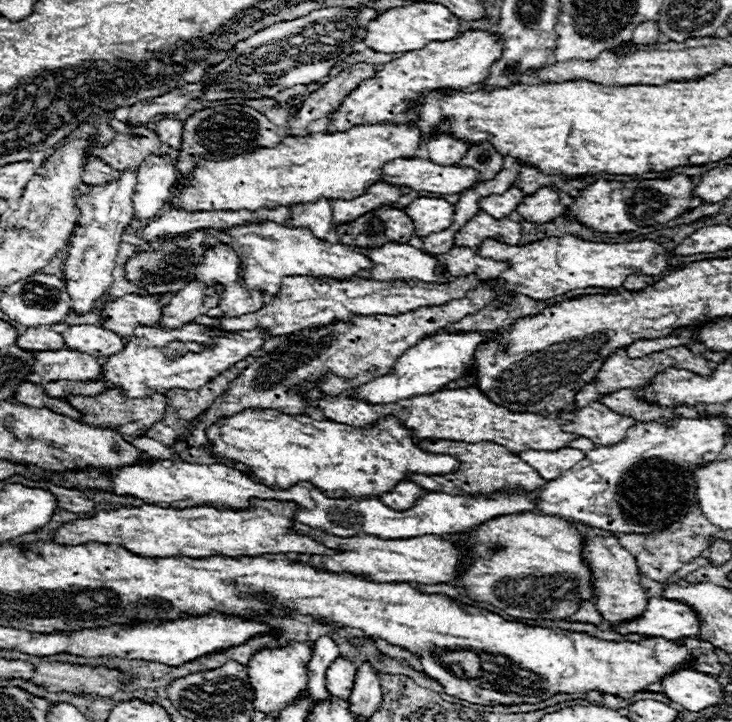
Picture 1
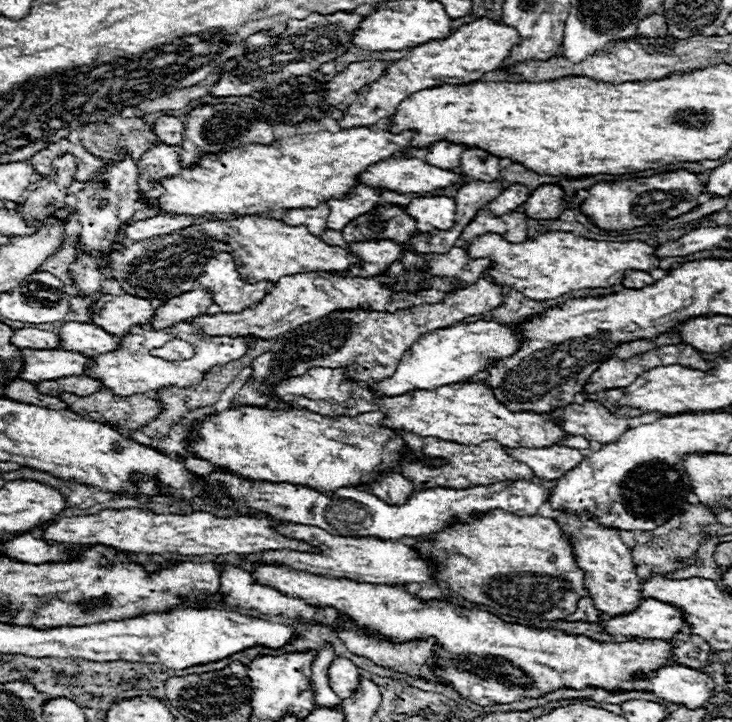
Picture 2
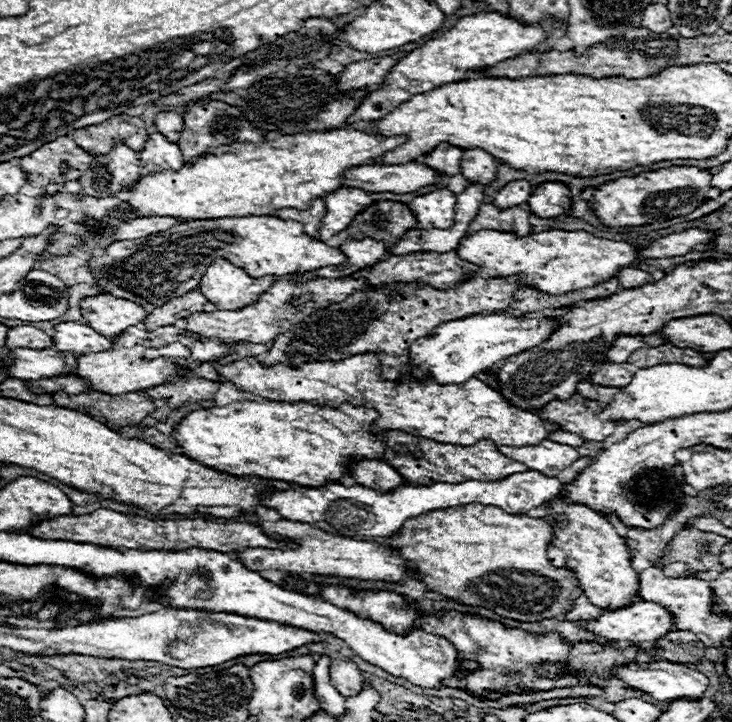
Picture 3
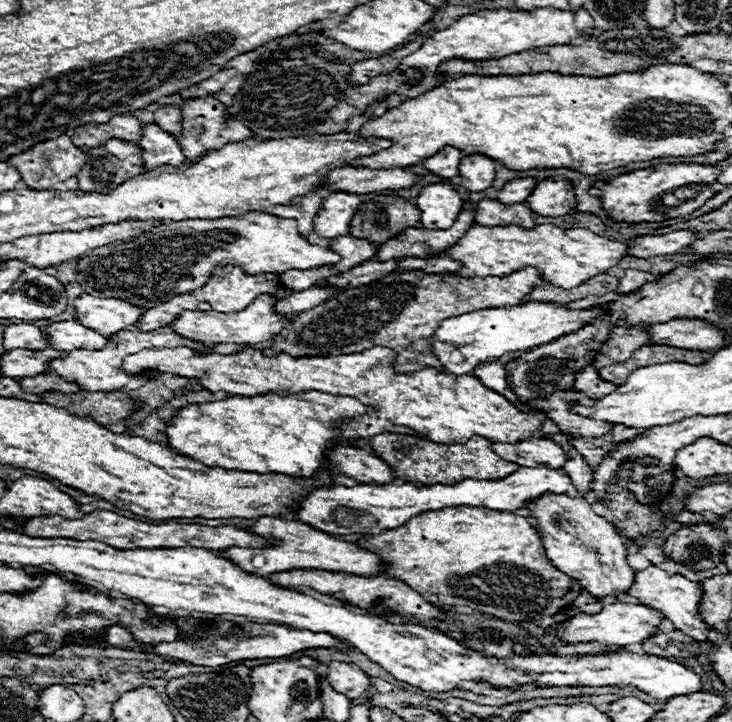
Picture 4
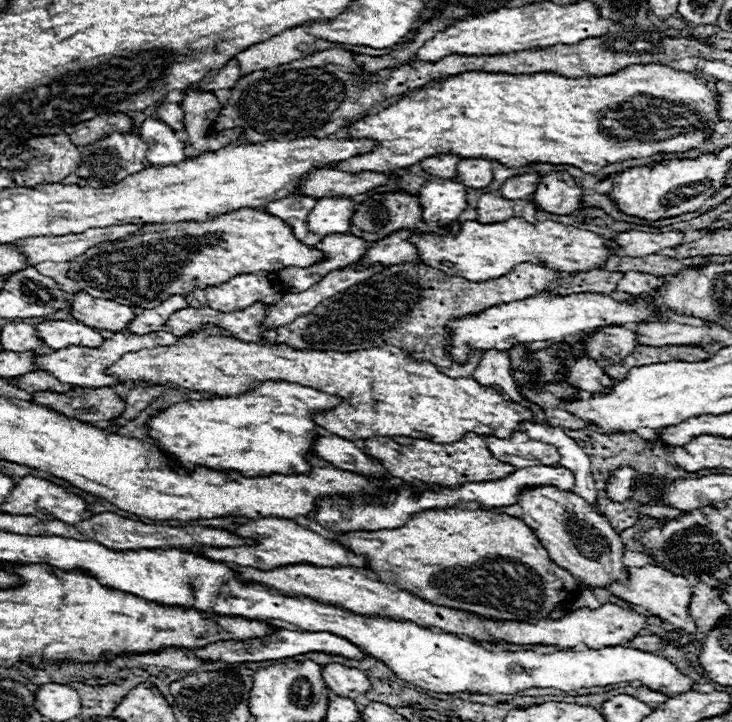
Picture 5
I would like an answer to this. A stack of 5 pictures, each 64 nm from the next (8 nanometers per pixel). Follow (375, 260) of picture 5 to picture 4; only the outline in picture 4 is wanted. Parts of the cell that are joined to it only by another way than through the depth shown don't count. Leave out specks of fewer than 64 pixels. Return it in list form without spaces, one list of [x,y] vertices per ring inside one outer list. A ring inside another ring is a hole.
[[[464,202],[460,216],[456,218],[456,222],[450,228],[446,228],[446,230],[406,228],[398,236],[394,236],[392,240],[388,240],[384,244],[376,244],[374,260],[380,260],[380,262],[396,260],[398,262],[398,260],[408,258],[408,256],[424,258],[430,252],[444,250],[446,246],[452,246],[456,240],[460,240],[464,236],[464,232],[468,230],[468,226],[472,222],[474,222],[474,218],[468,210],[468,202]]]

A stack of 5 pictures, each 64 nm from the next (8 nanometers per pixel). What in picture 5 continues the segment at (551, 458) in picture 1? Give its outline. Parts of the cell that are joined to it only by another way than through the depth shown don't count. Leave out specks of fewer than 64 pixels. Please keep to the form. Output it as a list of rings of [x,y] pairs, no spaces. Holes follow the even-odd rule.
[[[514,432],[510,438],[484,436],[488,450],[500,462],[512,464],[516,468],[528,466],[556,466],[560,456],[552,444],[544,444],[538,440],[530,440],[524,432]]]

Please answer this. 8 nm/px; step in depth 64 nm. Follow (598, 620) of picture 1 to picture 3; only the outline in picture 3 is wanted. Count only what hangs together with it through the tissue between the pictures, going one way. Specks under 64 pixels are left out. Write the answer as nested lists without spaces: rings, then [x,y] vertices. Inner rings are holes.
[[[582,594],[582,596],[578,596],[578,598],[574,600],[572,610],[570,610],[564,618],[570,620],[570,622],[574,622],[574,620],[592,620],[592,618],[598,618],[602,612],[604,612],[602,608],[594,606],[594,604],[588,600],[588,596]]]

